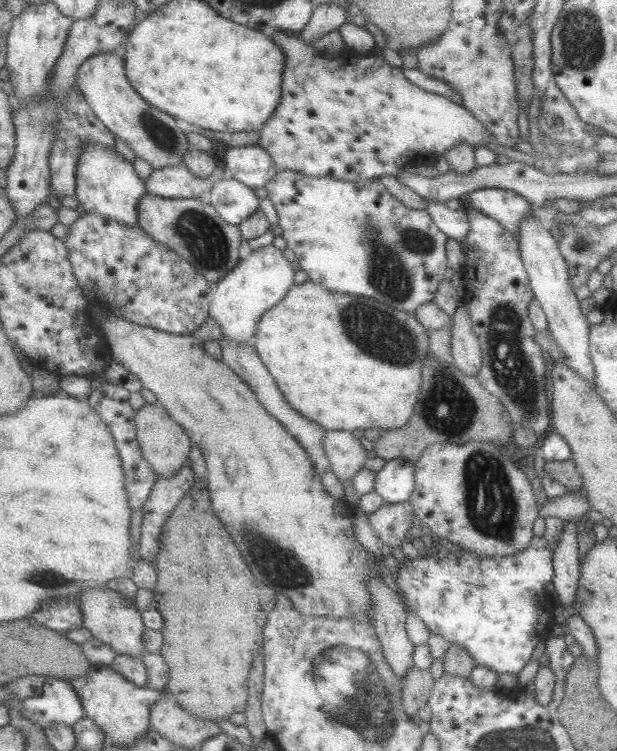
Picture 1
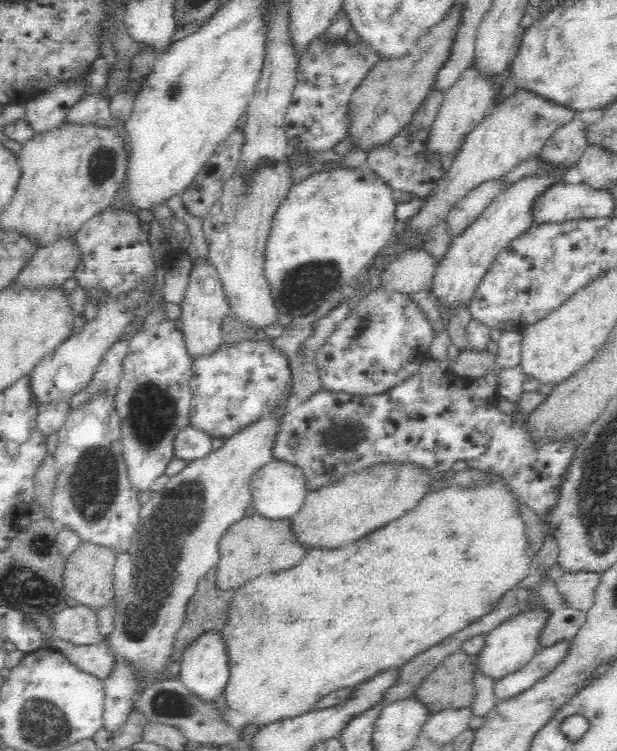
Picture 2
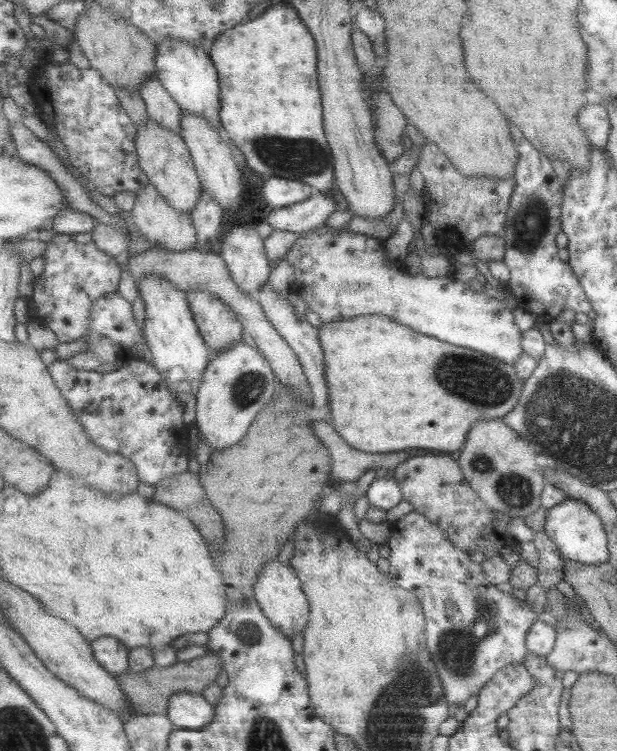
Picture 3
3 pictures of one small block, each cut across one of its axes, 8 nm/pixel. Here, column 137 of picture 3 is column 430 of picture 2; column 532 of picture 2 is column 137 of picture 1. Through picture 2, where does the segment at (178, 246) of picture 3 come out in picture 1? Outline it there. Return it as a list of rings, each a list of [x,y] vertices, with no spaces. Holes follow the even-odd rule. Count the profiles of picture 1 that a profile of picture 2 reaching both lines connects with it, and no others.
[[[102,52],[89,57],[80,66],[77,85],[86,95],[86,101],[94,114],[154,170],[185,166],[184,158],[192,148],[188,134],[179,128],[175,117],[151,106],[142,94],[135,90],[126,73],[126,60],[119,54]]]

